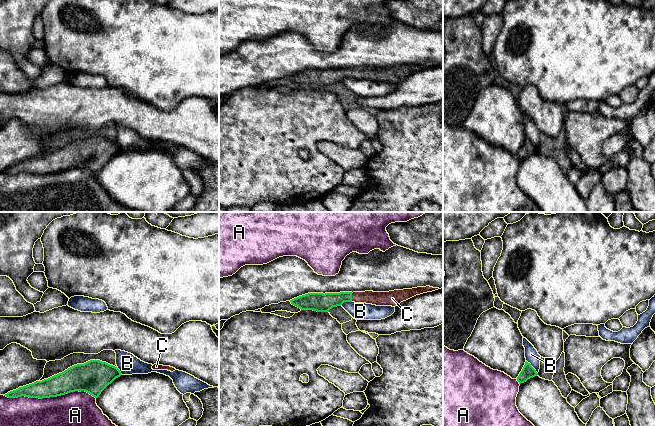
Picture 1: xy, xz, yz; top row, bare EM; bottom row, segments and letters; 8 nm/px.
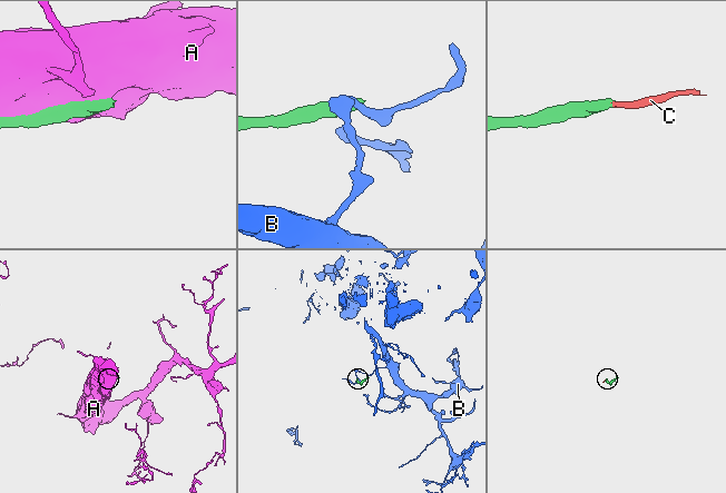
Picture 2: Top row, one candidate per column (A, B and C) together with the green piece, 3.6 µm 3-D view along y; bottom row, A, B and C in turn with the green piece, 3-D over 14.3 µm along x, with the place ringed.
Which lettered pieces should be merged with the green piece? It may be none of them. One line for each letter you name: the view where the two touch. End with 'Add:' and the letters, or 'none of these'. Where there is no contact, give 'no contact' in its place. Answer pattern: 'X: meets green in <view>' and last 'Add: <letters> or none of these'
C: meets green in xz
Add: C

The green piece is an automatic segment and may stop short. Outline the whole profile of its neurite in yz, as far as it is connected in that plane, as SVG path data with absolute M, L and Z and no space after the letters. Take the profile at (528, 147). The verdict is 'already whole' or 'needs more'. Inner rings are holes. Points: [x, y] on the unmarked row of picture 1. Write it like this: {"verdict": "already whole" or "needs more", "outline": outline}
{"verdict": "already whole", "outline": "M526 137L522 147L517 153L517 157L519 158L519 160L521 160L521 159L526 158L528 155L533 154L537 151L538 149L536 148L536 146L531 142L530 139Z"}

